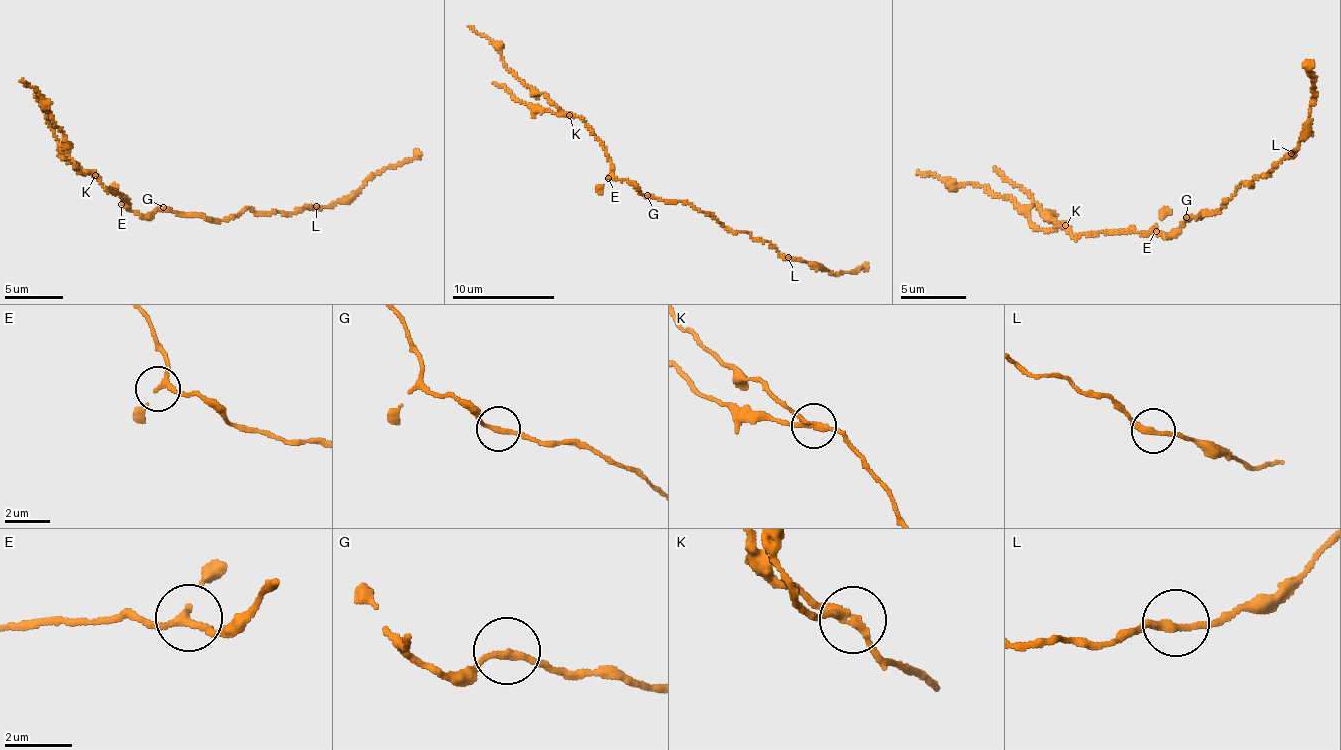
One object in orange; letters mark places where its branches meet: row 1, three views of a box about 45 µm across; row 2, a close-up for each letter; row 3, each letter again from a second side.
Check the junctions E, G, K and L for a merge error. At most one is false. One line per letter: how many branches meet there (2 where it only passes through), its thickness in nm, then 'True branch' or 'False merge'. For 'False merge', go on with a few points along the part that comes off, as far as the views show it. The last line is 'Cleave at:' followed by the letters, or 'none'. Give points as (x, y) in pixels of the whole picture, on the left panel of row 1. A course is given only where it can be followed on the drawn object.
E: Branches: 3. Thickness 170 nm. True branch
G: Branches: 2. Thickness 200 nm. True branch
K: Branches: 3. Thickness 190 nm. False merge. Course of the part to remove: (95, 174), (76, 166), (65, 154), (34, 94)
L: Branches: 2. Thickness 240 nm. True branch
Cleave at: K

